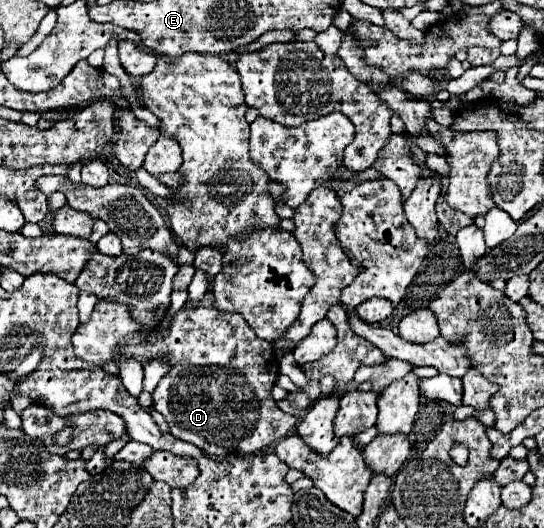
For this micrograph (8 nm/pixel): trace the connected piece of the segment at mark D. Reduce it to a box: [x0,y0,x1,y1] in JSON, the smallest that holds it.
[72,290,296,456]

